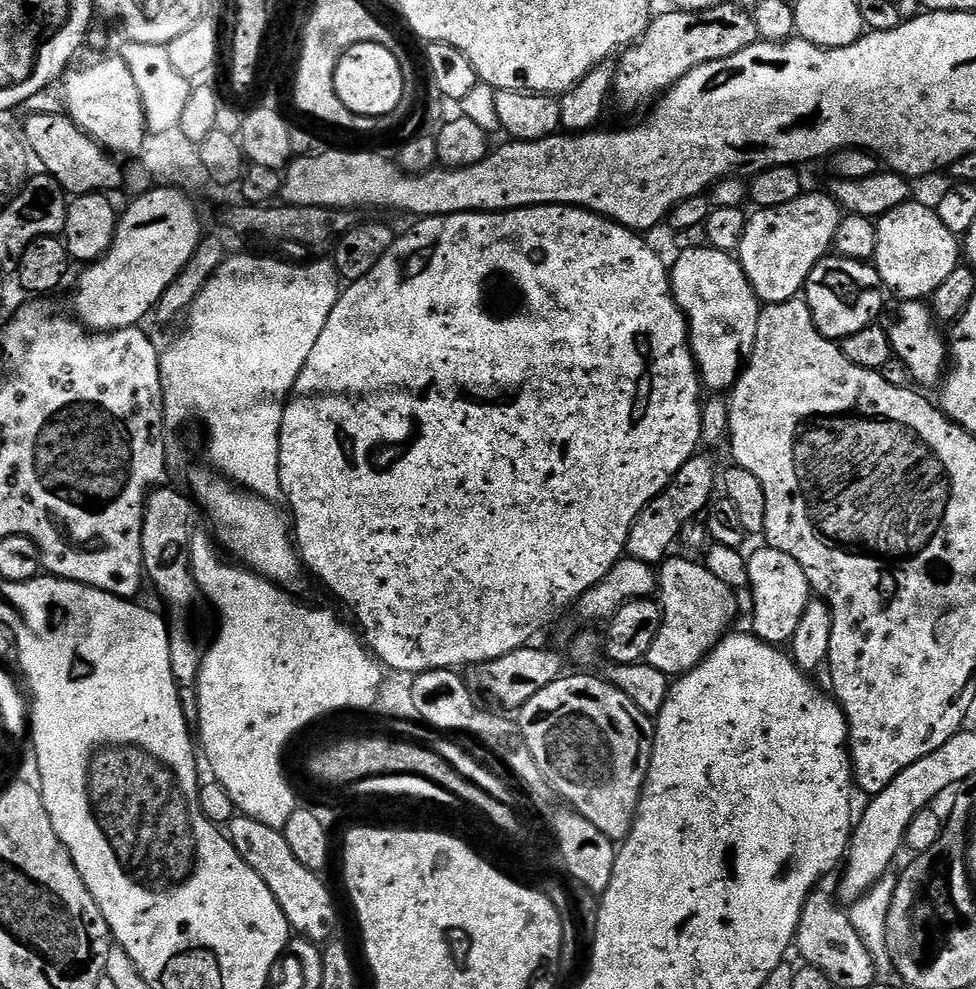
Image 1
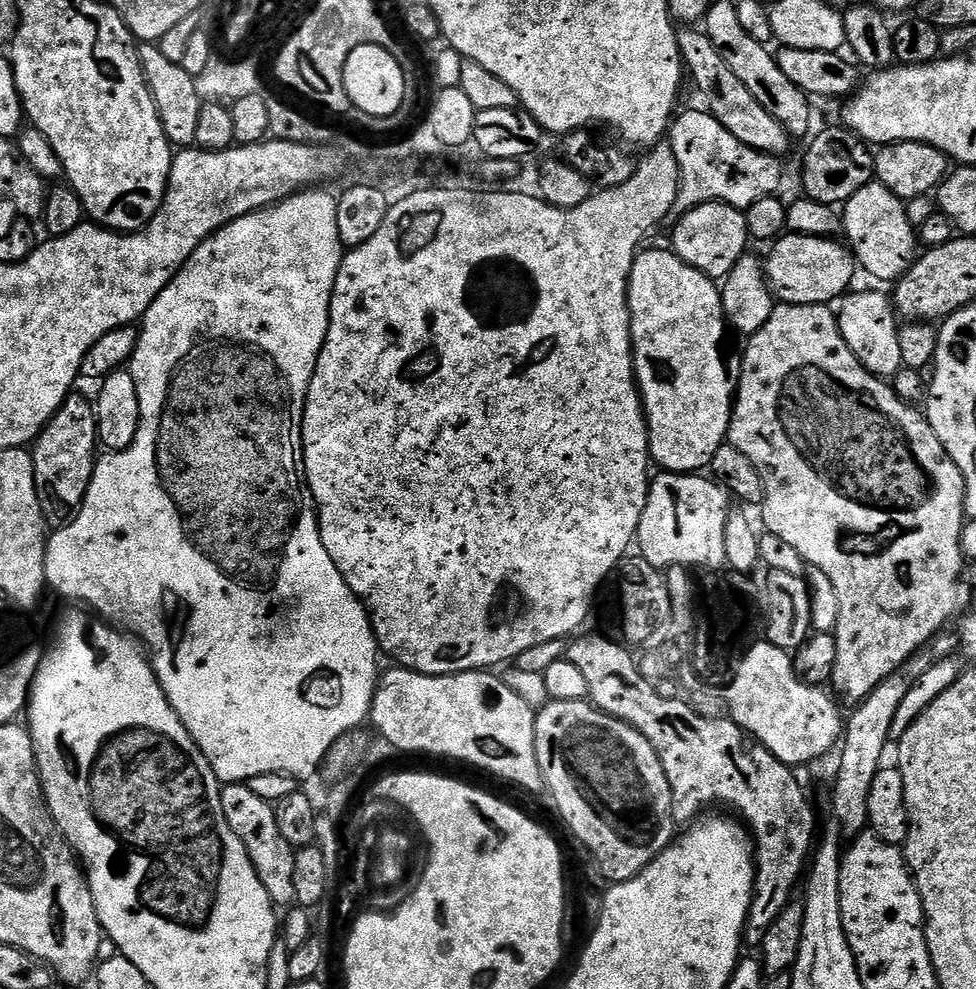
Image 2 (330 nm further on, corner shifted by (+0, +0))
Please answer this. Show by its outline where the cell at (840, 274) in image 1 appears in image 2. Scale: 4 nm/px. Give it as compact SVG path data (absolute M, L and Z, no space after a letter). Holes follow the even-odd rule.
M855 292L845 295L838 304L842 338L846 346L854 350L854 354L862 362L862 366L866 366L866 370L881 378L891 378L904 367L902 350L898 346L898 334L902 324L893 301L889 297L887 300L880 292Z

